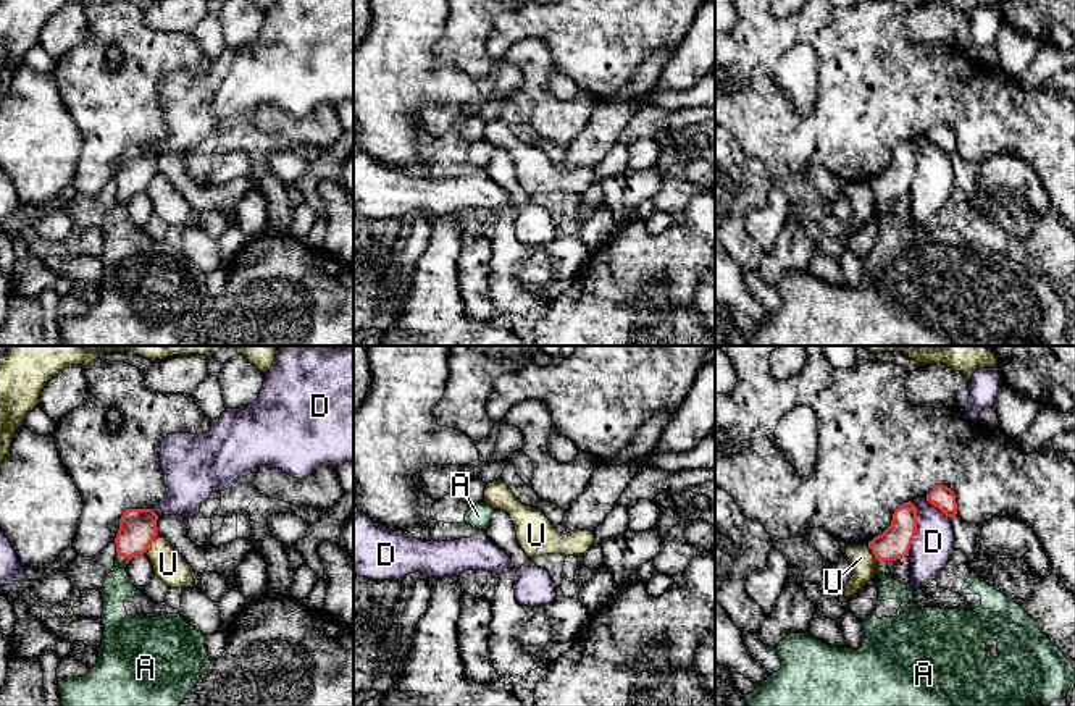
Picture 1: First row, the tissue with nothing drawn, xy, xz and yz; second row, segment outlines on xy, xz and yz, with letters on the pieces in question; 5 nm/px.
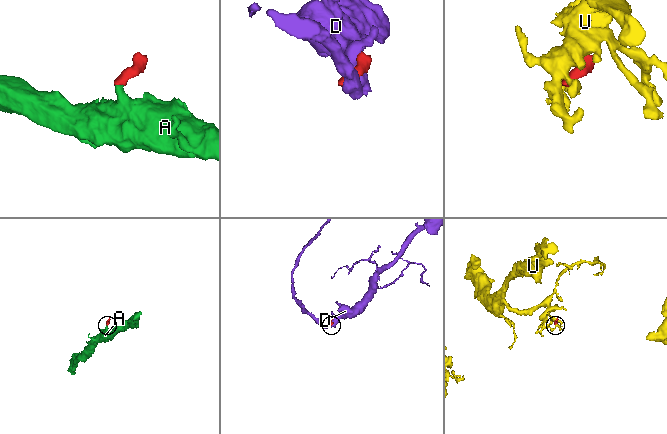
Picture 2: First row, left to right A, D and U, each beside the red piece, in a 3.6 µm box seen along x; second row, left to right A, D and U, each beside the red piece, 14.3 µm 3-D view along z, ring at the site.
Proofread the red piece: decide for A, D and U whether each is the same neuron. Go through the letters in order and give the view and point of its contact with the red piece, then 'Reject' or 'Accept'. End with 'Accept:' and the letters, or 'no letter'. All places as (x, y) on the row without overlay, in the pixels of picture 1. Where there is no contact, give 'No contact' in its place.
A: Touches red at xy (123, 193). Accept
D: Touches red at yz (916, 167). Reject
U: Touches red at yz (874, 193). Reject
Accept: A

